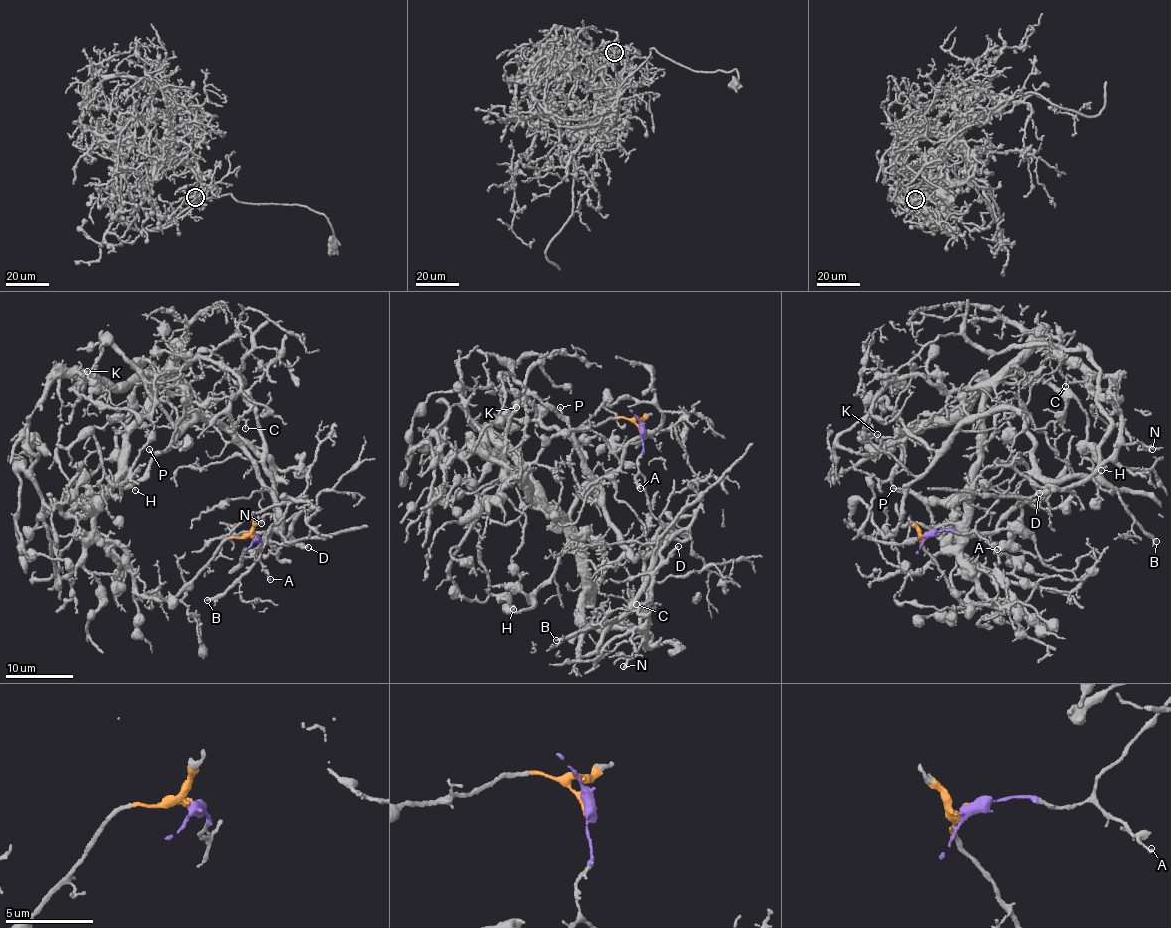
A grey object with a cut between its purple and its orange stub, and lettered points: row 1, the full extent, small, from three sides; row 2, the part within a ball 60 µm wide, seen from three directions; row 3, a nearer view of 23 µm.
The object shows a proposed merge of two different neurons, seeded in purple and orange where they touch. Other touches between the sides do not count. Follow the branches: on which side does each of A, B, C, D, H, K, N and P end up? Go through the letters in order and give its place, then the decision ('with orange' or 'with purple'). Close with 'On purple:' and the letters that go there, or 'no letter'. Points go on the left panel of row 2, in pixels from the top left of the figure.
A: at (270, 579); with purple
B: at (207, 600); with purple
C: at (245, 428); with orange
D: at (308, 547); with orange
H: at (135, 490); with orange
K: at (87, 371); with orange
N: at (261, 523); with orange
P: at (149, 449); with purple
On purple: A, B, P

